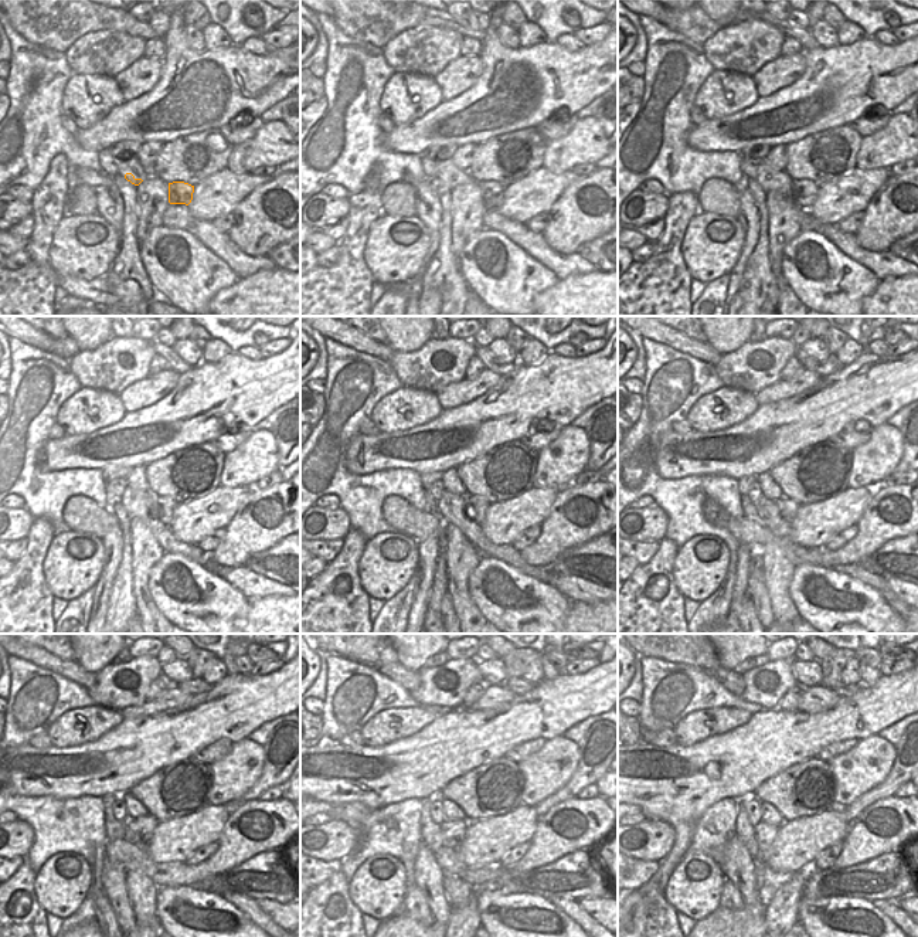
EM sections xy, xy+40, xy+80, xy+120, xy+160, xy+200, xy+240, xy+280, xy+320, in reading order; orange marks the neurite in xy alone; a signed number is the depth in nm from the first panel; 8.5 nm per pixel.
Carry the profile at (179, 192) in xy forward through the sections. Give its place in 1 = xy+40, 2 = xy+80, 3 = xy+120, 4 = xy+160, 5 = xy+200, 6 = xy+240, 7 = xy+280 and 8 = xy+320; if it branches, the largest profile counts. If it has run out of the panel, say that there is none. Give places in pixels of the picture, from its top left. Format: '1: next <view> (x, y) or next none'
1: next xy+40 (492, 192)
2: next xy+80 (803, 192)
3: next xy+120 (156, 506)
4: next xy+160 (452, 509)
5: next xy+200 (768, 511)
6: next xy+240 (135, 834)
7: next xy+280 (452, 834)
8: next xy+320 (765, 834)

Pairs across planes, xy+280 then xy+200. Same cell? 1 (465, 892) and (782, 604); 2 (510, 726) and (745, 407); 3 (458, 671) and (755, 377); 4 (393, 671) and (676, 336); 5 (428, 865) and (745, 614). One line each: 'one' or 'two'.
1: one
2: two
3: one
4: one
5: two

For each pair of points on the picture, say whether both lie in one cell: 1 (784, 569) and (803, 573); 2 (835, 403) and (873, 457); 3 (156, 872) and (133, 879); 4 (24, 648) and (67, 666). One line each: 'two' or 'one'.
1: two
2: two
3: two
4: one

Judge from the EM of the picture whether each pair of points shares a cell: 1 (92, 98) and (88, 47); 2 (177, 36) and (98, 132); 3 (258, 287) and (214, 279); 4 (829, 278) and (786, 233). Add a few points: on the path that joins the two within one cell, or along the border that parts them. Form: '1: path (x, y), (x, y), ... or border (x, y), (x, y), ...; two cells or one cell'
1: border (74, 73), (99, 73), (114, 77); two cells
2: path (174, 65), (169, 82), (128, 121); one cell
3: border (238, 279), (223, 288), (210, 301); two cells
4: border (802, 230), (784, 248), (781, 271); two cells

